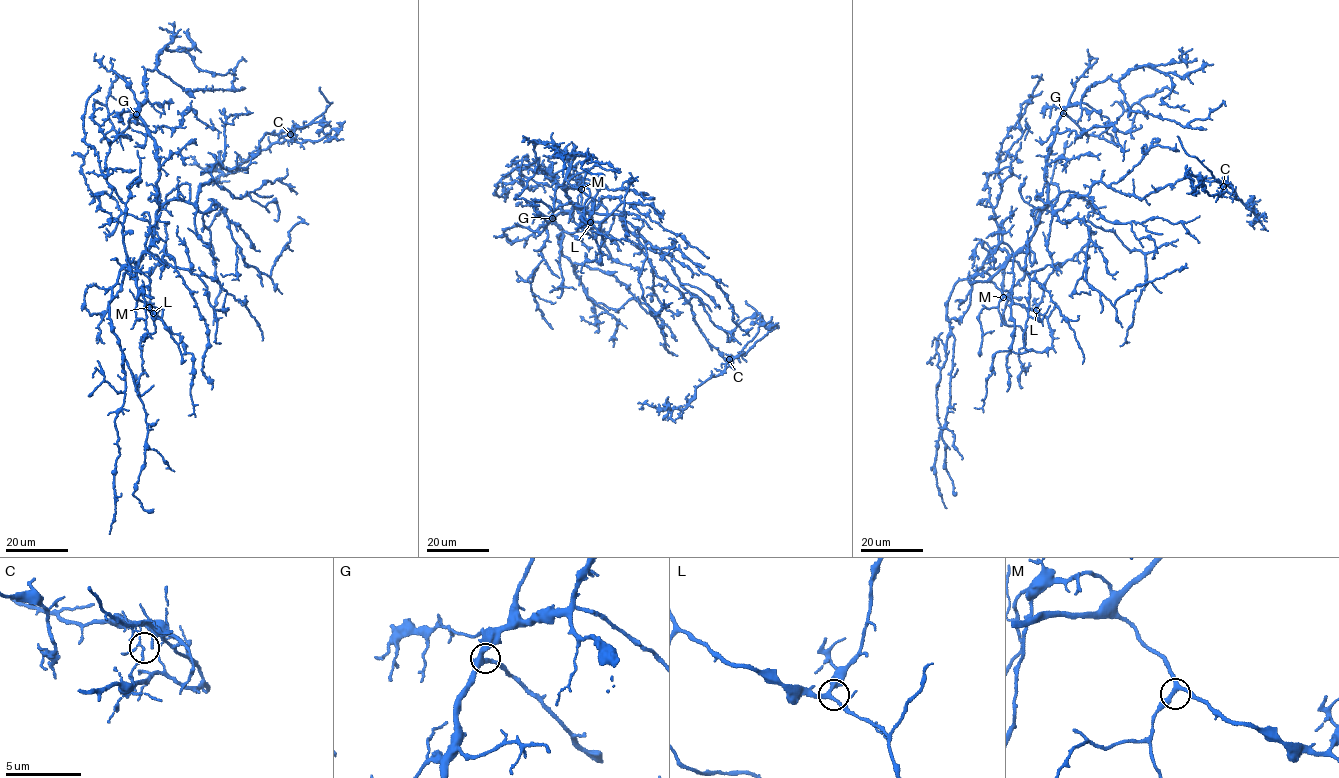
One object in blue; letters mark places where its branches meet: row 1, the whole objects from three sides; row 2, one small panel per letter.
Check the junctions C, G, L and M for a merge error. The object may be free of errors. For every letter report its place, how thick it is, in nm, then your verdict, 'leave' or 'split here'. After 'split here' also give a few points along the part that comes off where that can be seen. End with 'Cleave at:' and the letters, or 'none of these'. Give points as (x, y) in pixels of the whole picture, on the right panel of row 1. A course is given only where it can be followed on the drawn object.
C: (1223, 186) | 110 nm | split here | (1223, 186), (1219, 195), (1210, 196), (1203, 184), (1194, 191), (1192, 180), (1185, 173), (1202, 179), (1204, 193)
G: (1063, 113) | 360 nm | leave
L: (1036, 310) | 220 nm | leave
M: (1003, 297) | 280 nm | leave
Cleave at: C

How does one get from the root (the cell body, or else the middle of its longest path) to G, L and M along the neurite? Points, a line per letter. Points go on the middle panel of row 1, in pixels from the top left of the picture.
G: (593, 213), (579, 212), (577, 204), (552, 218)
L: (593, 213), (570, 201), (564, 190), (566, 176), (572, 186), (579, 187), (594, 201), (590, 222)
M: (593, 213), (570, 201), (564, 190), (566, 176), (572, 186), (581, 189)

